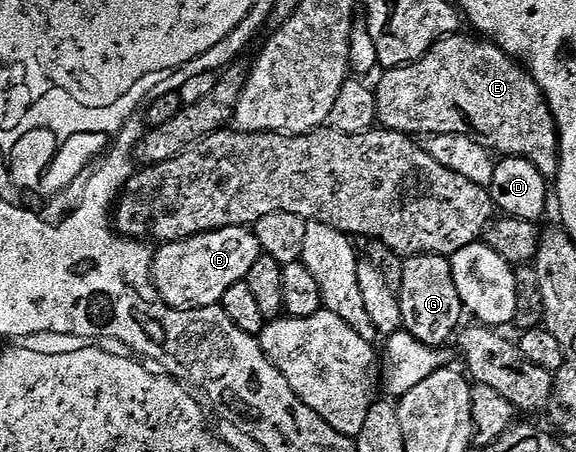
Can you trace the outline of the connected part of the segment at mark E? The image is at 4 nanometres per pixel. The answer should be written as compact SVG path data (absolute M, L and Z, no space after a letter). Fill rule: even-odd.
M462 32L452 33L449 37L442 37L439 42L428 51L425 56L416 61L411 61L407 65L400 65L397 69L388 69L382 75L379 85L375 89L375 102L377 103L378 124L384 129L391 129L395 133L405 133L408 135L419 135L415 133L449 134L471 137L476 143L481 144L487 150L494 151L496 154L506 157L523 157L529 163L535 165L537 171L546 179L554 179L559 175L559 126L555 123L555 117L547 106L547 99L539 89L538 83L527 72L520 62L516 61L511 54L500 49L494 41L480 39L478 36L463 37Z

